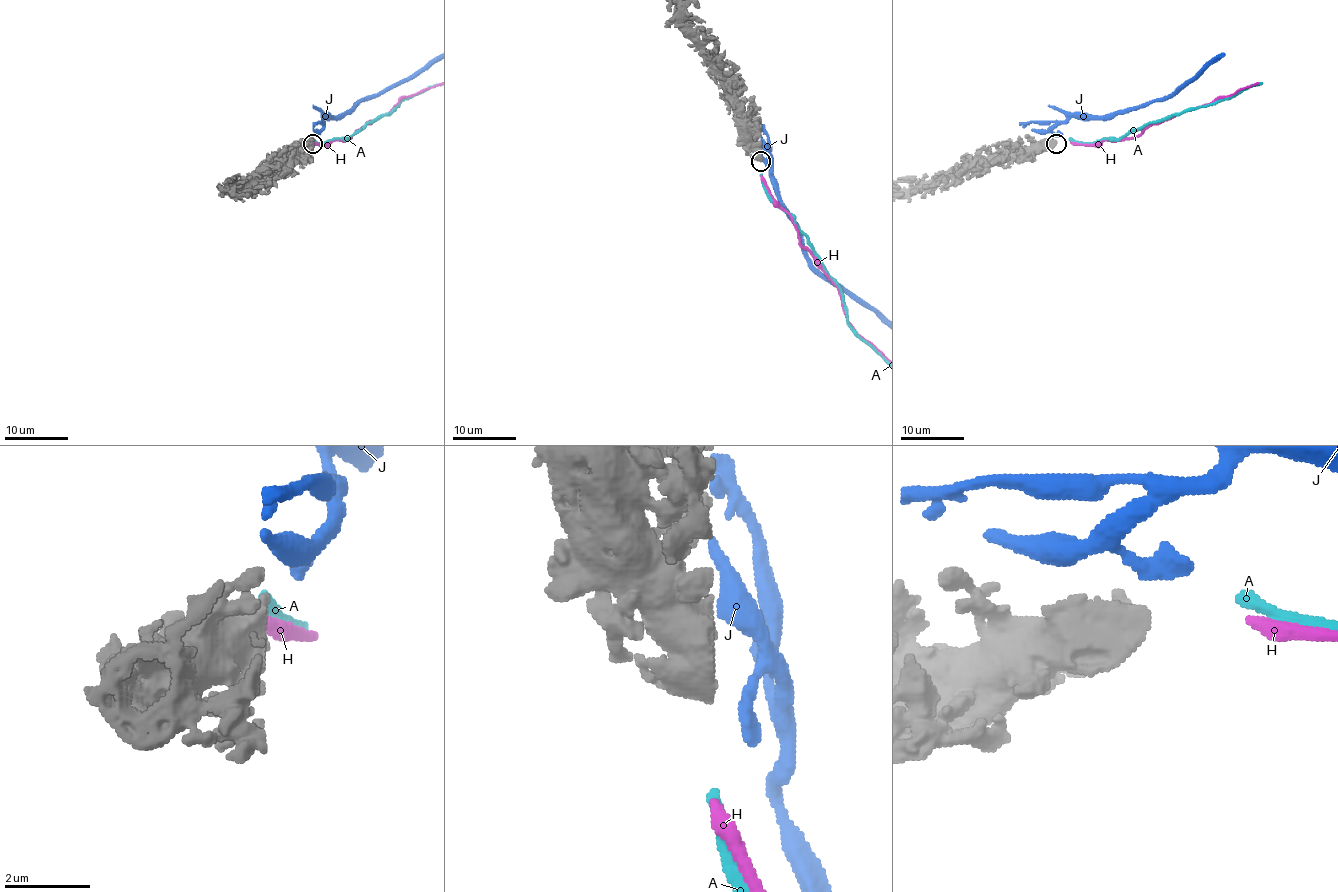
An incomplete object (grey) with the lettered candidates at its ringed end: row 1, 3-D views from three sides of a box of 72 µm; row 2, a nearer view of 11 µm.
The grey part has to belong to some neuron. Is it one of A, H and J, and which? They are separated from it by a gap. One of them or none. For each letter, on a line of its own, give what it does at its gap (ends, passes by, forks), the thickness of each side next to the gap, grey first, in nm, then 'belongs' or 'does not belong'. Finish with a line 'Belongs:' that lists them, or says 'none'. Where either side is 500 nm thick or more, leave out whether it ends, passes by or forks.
A: 700 nm thick on the grey side, 280 nm on the other; does not belong
H: 700 nm thick on the grey side, 360 nm on the other; does not belong
J: 700 nm thick on the grey side, 500 nm on the other; does not belong
Belongs: none

